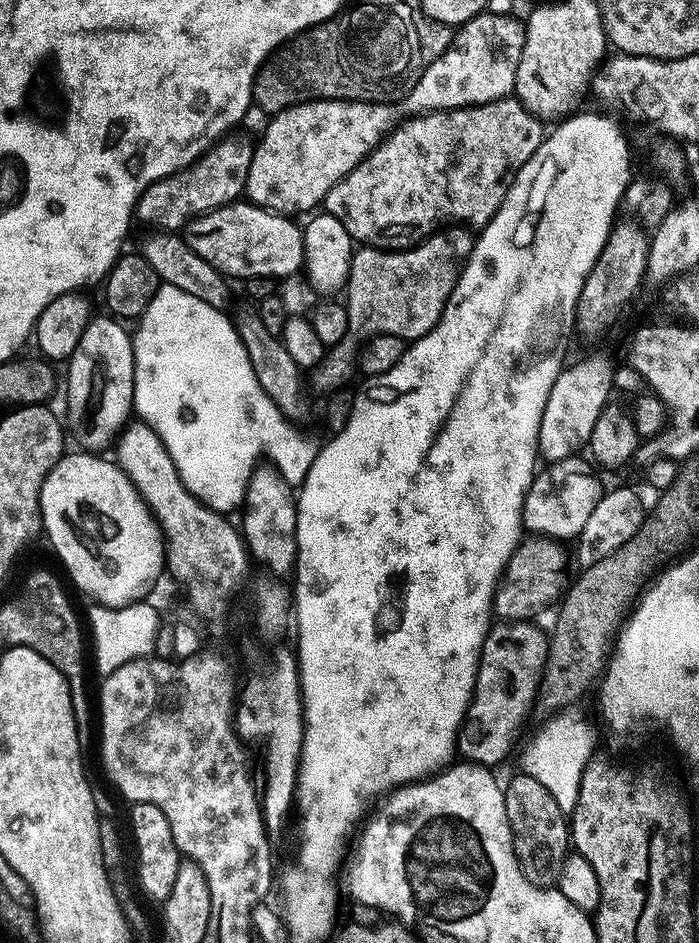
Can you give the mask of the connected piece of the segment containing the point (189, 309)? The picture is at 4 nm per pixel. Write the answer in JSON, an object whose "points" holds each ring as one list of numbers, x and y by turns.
{"points":[[161,286,144,315,139,317,140,329,134,332,132,341,135,415,156,431,178,470,180,481,199,500,221,514,243,505,248,484,240,484,240,424,248,424,248,416,254,416,256,406,268,396,254,374,254,366,250,366,235,323,224,314,194,298,194,294]]}

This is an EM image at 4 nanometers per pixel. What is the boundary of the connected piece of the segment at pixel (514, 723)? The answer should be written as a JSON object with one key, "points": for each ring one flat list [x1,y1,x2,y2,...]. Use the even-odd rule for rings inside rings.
{"points":[[511,618,493,623,488,629,488,636,480,651,480,669,476,672,472,703,468,705,468,714,464,717,458,737,458,752,465,761,497,766,511,754,512,747,516,744,516,735,536,700,536,691,541,691,548,662,549,633,543,632,538,625,531,622,528,618]]}

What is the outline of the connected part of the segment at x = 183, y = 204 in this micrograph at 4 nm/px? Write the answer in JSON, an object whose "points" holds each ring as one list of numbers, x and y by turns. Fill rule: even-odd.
{"points":[[228,134,225,140,218,141,216,145,213,143,187,168,180,169,173,176,163,176,145,188,136,201,135,215,153,224,156,230,180,230,189,218,205,215,239,201,244,192,246,174,250,170,254,144,253,141,232,135,236,134]]}

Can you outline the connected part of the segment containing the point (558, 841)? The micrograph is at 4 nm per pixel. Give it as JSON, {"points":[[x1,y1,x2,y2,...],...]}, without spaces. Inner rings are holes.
{"points":[[517,775,509,784,503,785,514,854,527,880,541,886,552,886,570,846,570,824,550,790,534,777]]}

